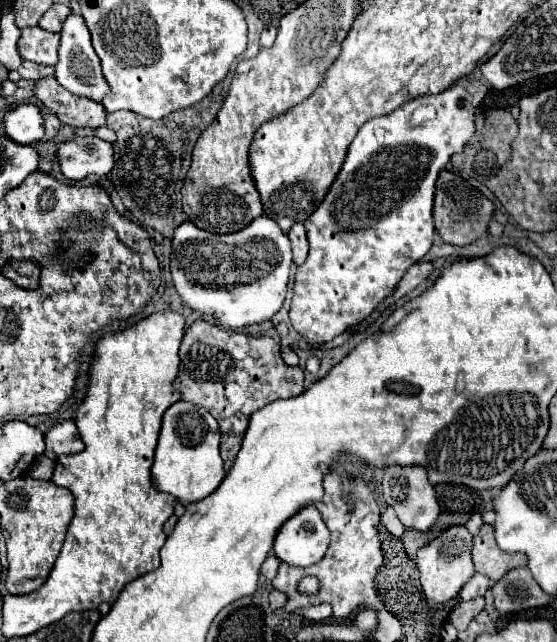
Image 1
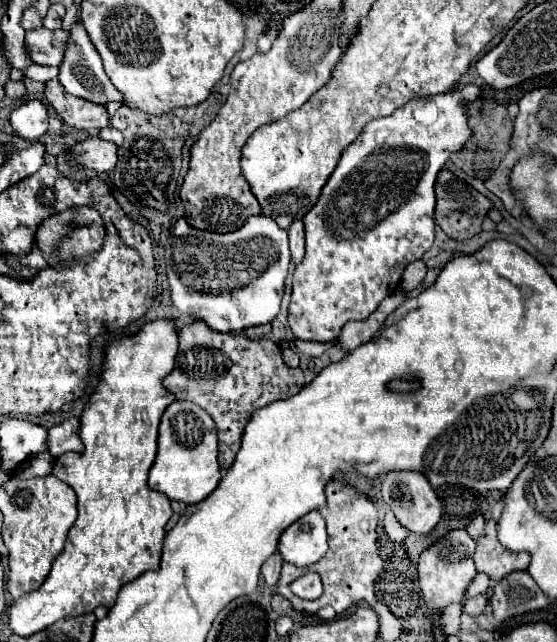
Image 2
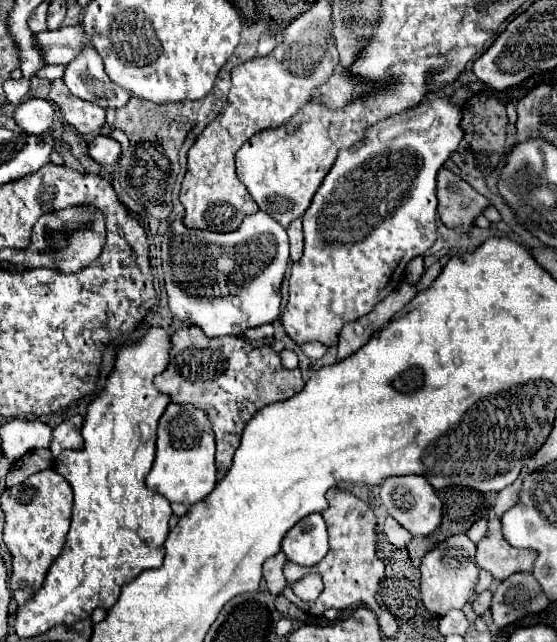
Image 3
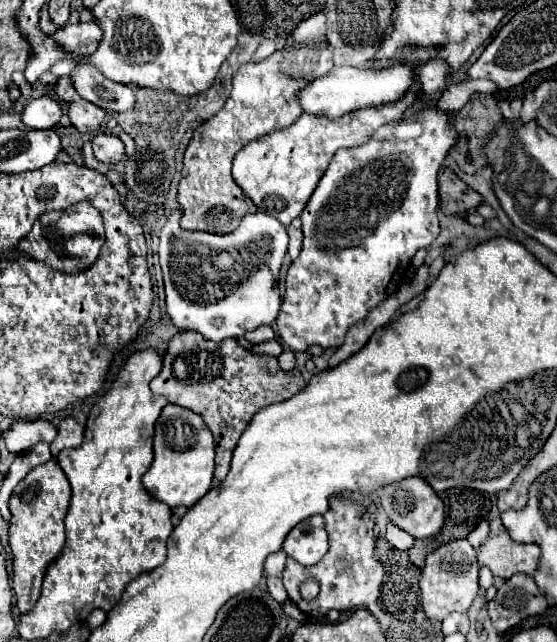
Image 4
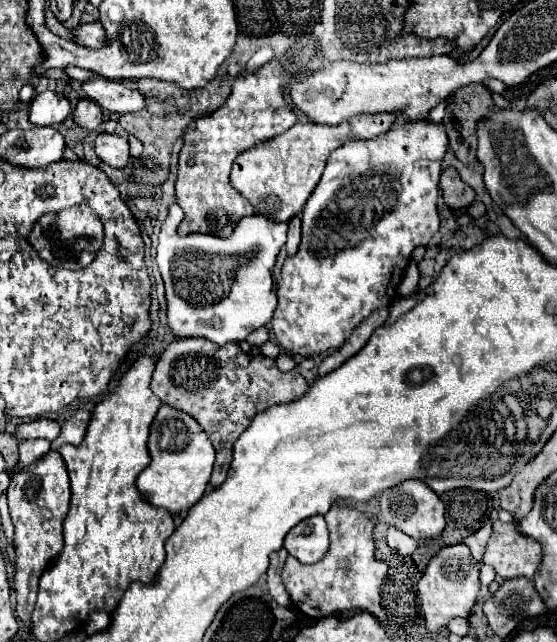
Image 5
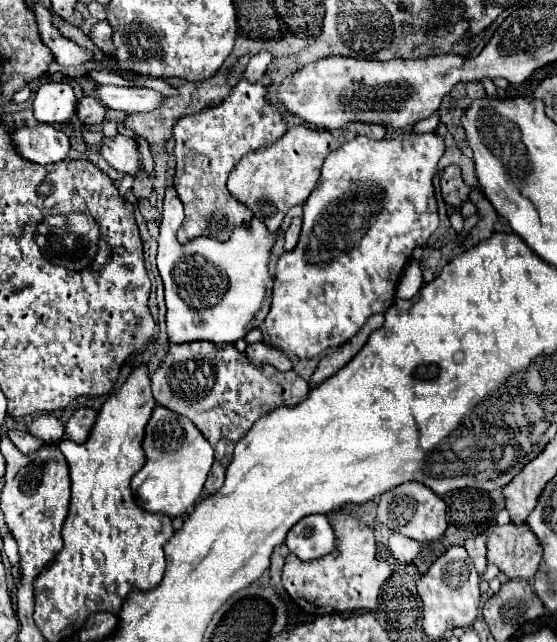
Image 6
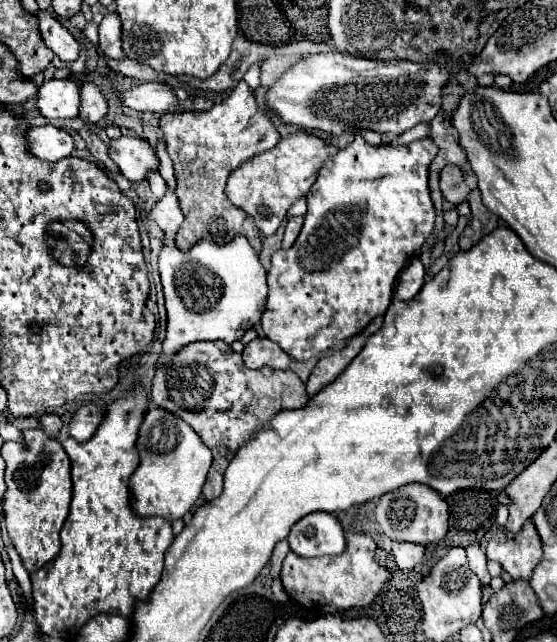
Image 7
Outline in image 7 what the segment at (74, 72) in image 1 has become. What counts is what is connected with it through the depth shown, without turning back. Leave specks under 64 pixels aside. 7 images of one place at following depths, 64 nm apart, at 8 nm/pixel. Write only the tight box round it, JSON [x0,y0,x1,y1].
[114,82,178,114]

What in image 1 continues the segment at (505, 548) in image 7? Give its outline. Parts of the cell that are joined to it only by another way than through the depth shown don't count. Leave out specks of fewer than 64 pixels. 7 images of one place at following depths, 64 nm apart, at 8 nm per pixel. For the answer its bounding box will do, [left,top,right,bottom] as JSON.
[472,524,528,582]

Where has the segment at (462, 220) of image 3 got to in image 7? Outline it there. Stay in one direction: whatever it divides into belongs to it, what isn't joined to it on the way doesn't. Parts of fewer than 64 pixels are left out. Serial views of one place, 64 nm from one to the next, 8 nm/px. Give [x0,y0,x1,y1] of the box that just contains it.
[440,164,470,204]

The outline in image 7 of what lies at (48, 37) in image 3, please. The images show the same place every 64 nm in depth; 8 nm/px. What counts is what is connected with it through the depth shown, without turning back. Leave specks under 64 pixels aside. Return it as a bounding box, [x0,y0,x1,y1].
[100,12,126,60]

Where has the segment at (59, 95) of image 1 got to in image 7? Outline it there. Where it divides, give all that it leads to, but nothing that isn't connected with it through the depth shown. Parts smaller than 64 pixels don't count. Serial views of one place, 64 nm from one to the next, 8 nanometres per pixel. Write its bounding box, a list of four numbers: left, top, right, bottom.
[80,82,108,124]

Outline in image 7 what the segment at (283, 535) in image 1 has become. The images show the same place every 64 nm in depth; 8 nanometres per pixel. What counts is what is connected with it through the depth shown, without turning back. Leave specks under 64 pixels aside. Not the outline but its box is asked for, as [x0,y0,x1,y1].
[288,512,346,558]

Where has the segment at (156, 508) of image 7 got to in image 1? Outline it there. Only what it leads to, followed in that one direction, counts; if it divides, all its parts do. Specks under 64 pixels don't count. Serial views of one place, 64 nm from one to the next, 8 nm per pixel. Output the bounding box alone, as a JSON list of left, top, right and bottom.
[152,402,224,502]

